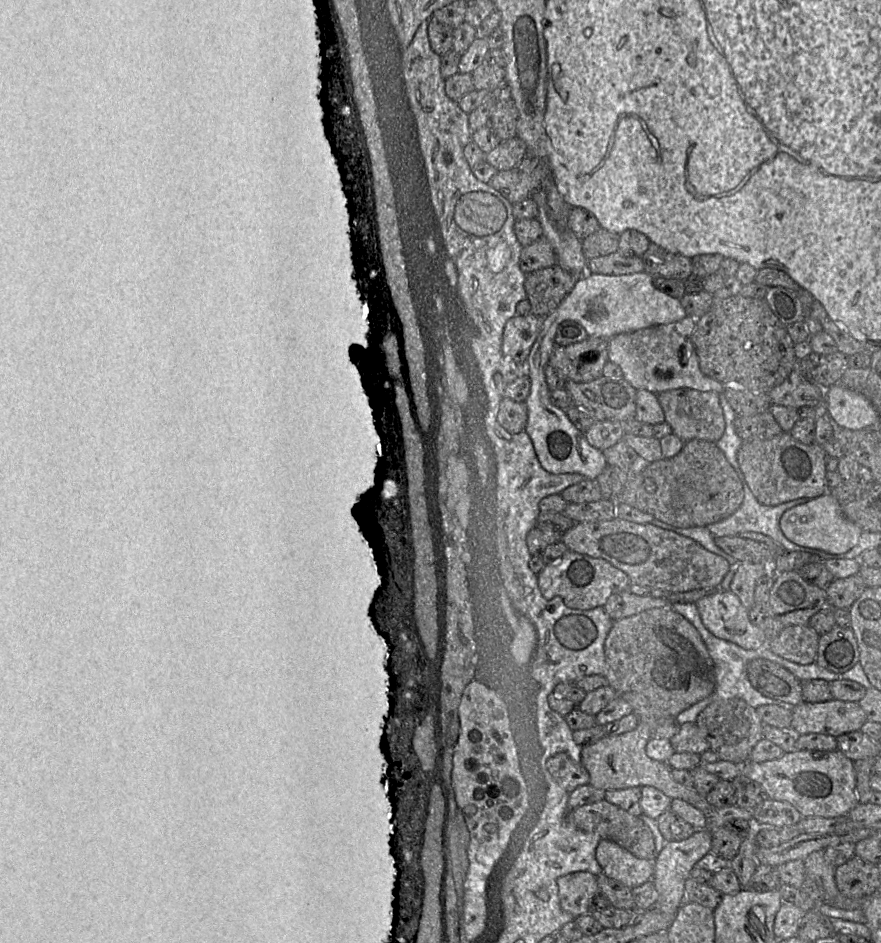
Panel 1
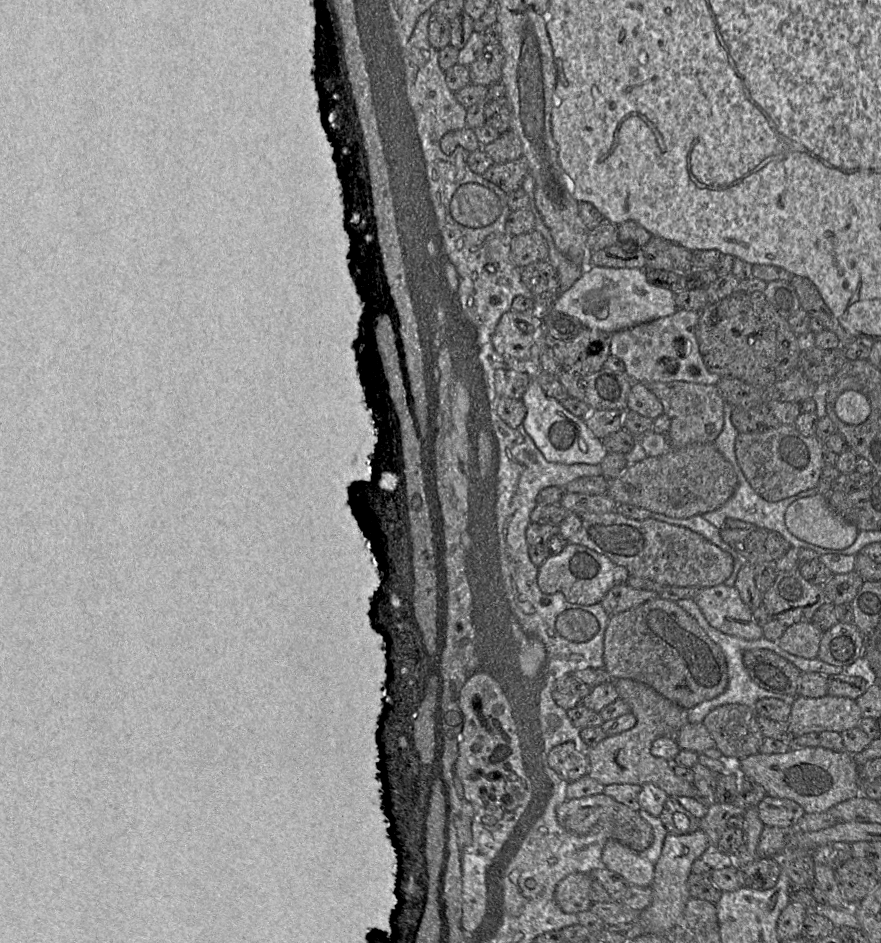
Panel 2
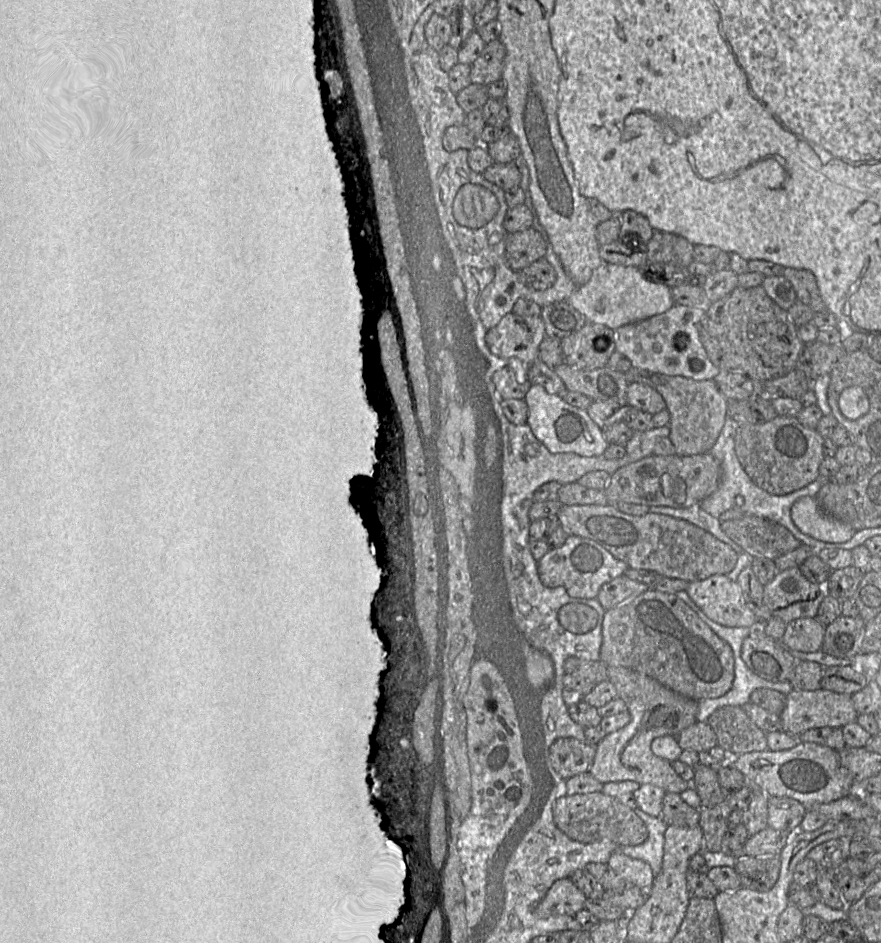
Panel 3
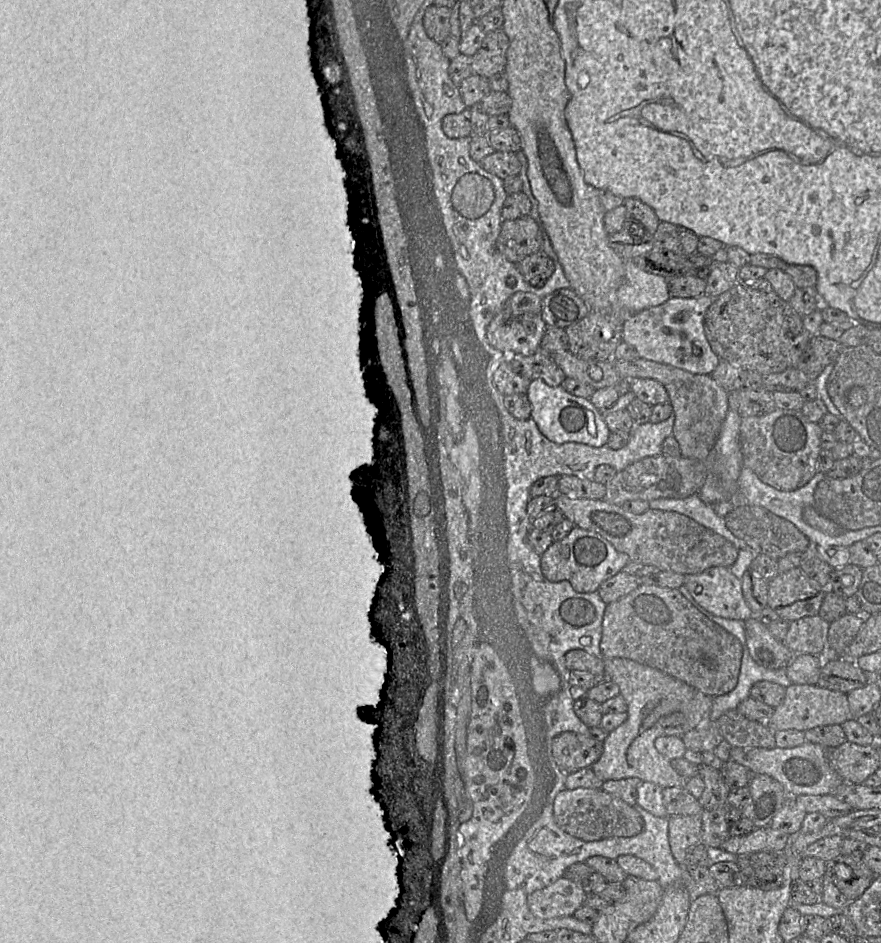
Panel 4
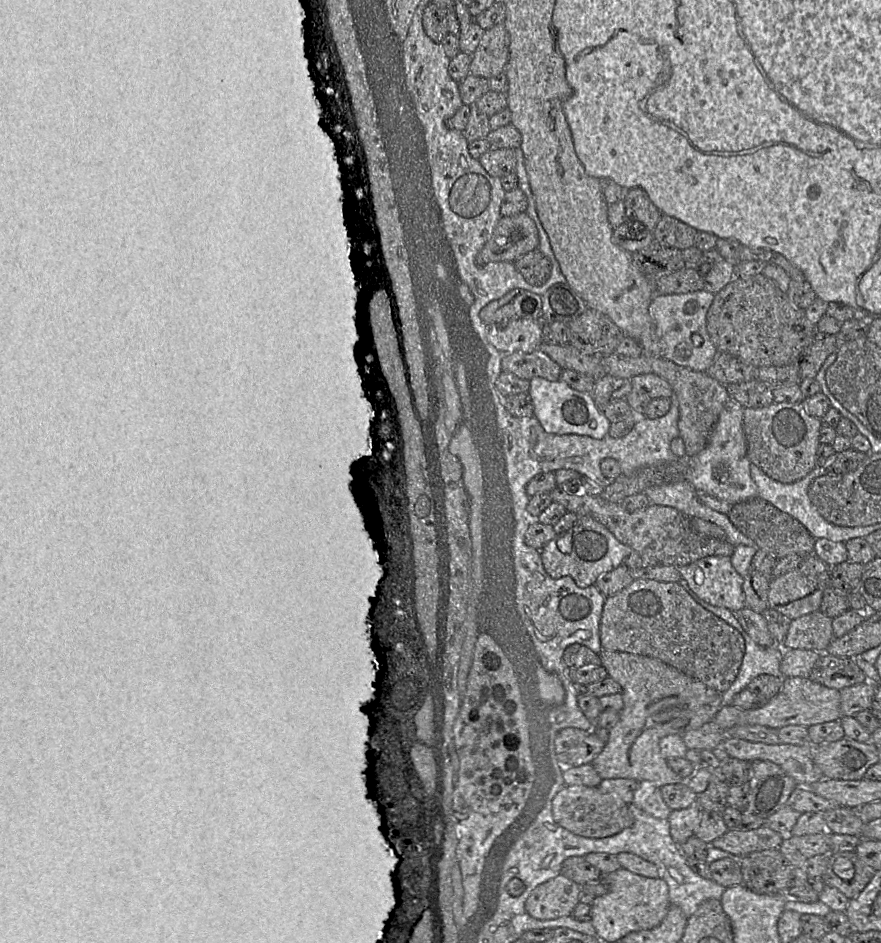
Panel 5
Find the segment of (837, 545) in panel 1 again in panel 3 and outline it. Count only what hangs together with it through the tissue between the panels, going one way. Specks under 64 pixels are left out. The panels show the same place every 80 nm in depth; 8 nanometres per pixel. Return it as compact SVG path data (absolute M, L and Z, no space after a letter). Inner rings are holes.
M816 497L798 499L791 508L791 519L802 533L826 543L847 542L856 532L851 525L824 513Z

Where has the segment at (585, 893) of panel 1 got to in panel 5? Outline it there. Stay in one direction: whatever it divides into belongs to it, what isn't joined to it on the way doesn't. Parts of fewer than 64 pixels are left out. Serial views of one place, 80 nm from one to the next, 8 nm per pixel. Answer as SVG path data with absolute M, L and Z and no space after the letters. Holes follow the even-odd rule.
M559 874L553 879L537 886L525 903L526 912L539 920L553 920L564 916L572 916L572 911L580 902L581 885Z

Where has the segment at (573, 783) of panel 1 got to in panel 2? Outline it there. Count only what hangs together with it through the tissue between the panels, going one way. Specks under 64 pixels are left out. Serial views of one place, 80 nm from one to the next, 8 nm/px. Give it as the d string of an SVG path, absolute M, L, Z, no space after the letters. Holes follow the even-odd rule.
M565 742L553 747L547 761L565 783L589 774L587 749L577 748L573 742Z

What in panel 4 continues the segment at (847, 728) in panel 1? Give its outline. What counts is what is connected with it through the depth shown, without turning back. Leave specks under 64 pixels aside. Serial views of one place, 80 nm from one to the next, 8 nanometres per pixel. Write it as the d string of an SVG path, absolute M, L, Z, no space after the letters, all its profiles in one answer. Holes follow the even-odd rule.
M792 683L786 687L784 699L774 708L767 726L772 731L793 729L805 732L818 726L842 725L851 718L847 694L826 689L819 685Z

